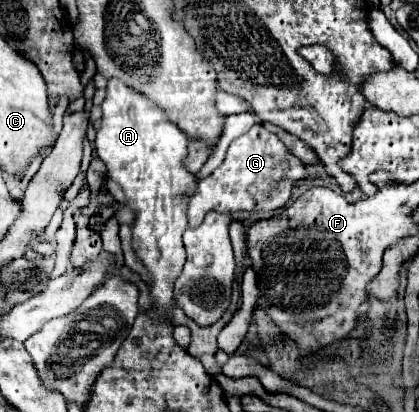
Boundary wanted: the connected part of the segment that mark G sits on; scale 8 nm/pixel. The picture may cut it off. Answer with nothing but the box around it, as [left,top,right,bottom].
[188,124,310,226]

